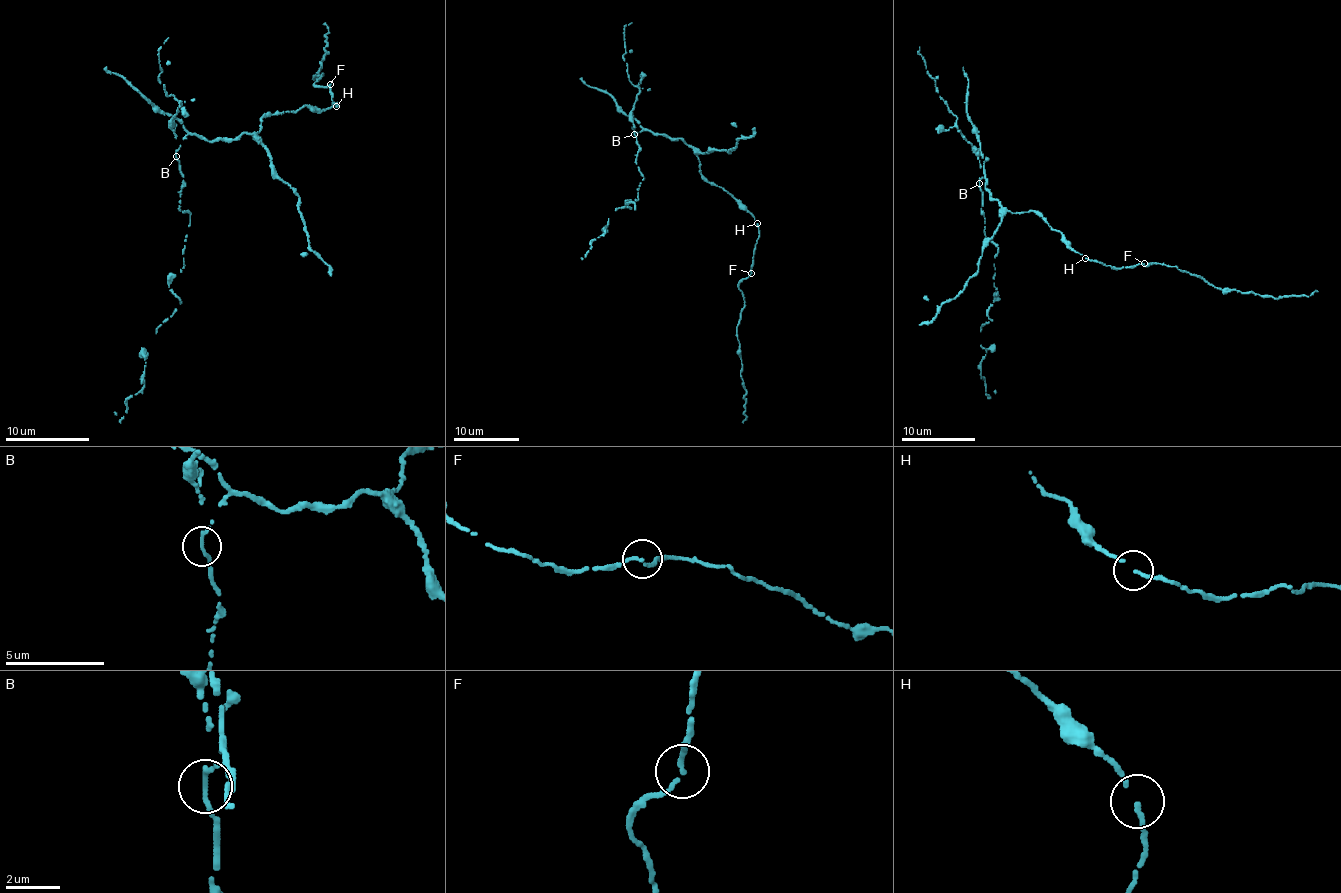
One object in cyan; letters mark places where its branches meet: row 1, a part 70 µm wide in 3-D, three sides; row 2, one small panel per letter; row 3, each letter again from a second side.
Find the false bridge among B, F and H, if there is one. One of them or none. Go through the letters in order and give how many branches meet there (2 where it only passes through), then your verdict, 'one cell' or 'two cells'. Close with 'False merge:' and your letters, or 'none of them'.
B: 2 | two cells
F: 2 | one cell
H: 2 | one cell
False merge: B

